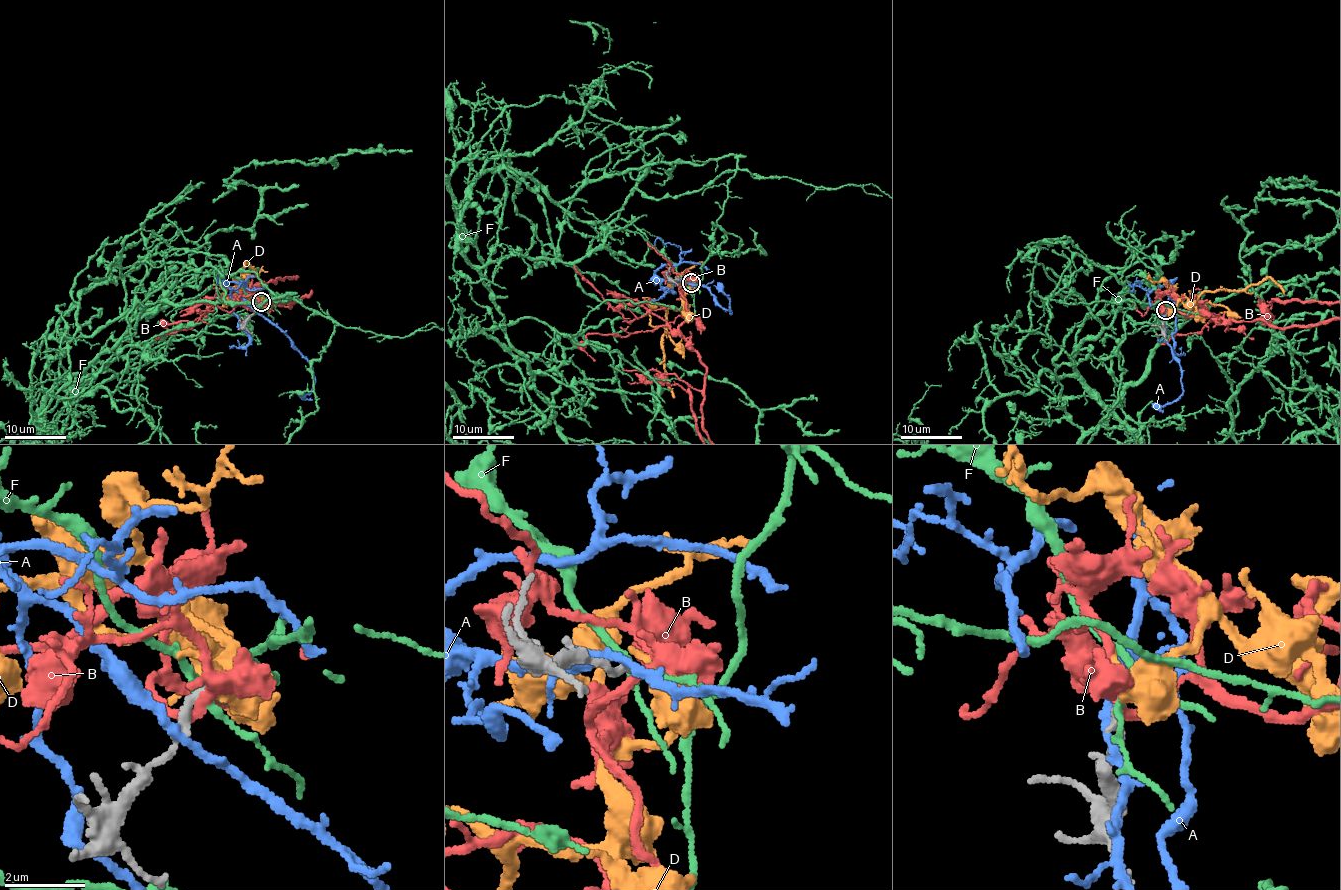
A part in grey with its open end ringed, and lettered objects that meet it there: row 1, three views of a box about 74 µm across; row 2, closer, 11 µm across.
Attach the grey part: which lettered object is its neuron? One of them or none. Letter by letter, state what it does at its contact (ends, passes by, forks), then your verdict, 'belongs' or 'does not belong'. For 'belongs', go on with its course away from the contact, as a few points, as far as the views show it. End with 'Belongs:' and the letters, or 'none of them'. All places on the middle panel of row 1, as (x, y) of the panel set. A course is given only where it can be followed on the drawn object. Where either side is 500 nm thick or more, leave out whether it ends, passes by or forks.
A: it passes by; does not belong
B: it forks; does not belong
D: does not belong
F: it forks; does not belong
Belongs: none of them

